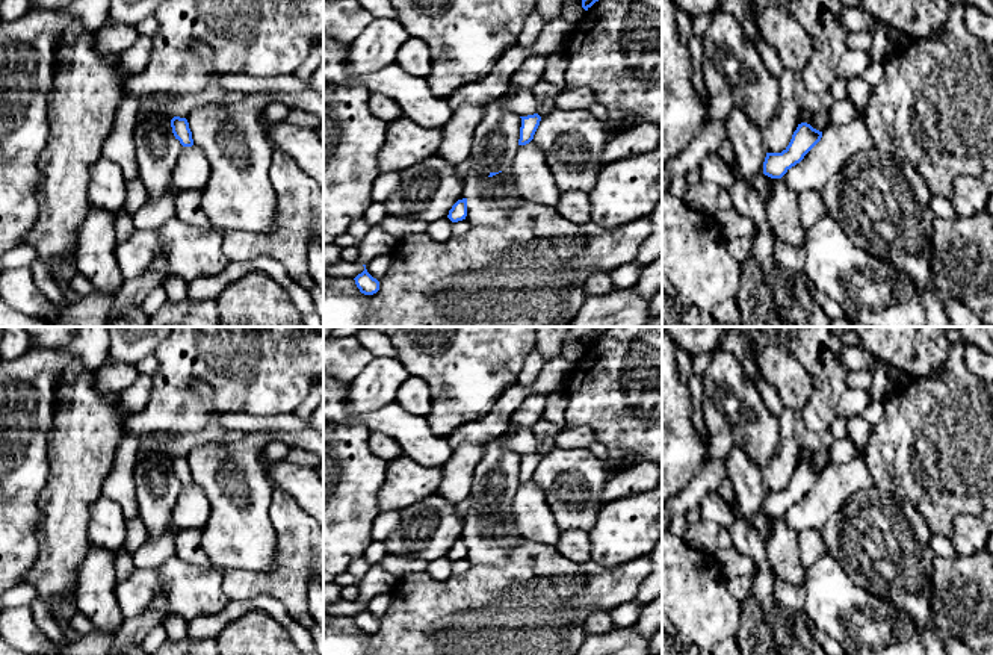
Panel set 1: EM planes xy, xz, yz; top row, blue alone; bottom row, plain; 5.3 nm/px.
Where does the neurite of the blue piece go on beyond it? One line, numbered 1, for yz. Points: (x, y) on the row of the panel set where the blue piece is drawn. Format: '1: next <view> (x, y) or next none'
1: next none

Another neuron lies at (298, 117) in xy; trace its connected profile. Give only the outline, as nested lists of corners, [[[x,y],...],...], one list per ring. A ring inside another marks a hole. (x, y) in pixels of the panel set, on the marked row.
[[[292,109],[287,121],[293,126],[311,129],[314,132],[319,132],[323,127],[323,120],[316,116],[314,113],[310,113],[304,109]]]

